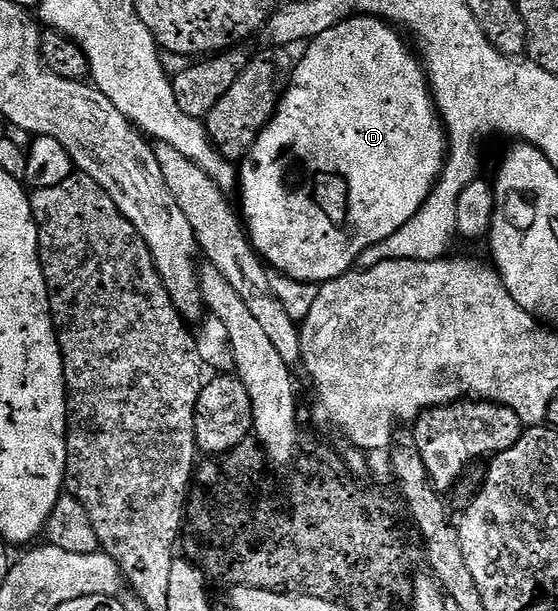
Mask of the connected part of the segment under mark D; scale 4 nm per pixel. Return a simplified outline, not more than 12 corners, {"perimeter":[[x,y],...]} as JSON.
{"perimeter":[[383,18],[305,48],[239,163],[247,238],[300,283],[427,201],[447,131]]}

